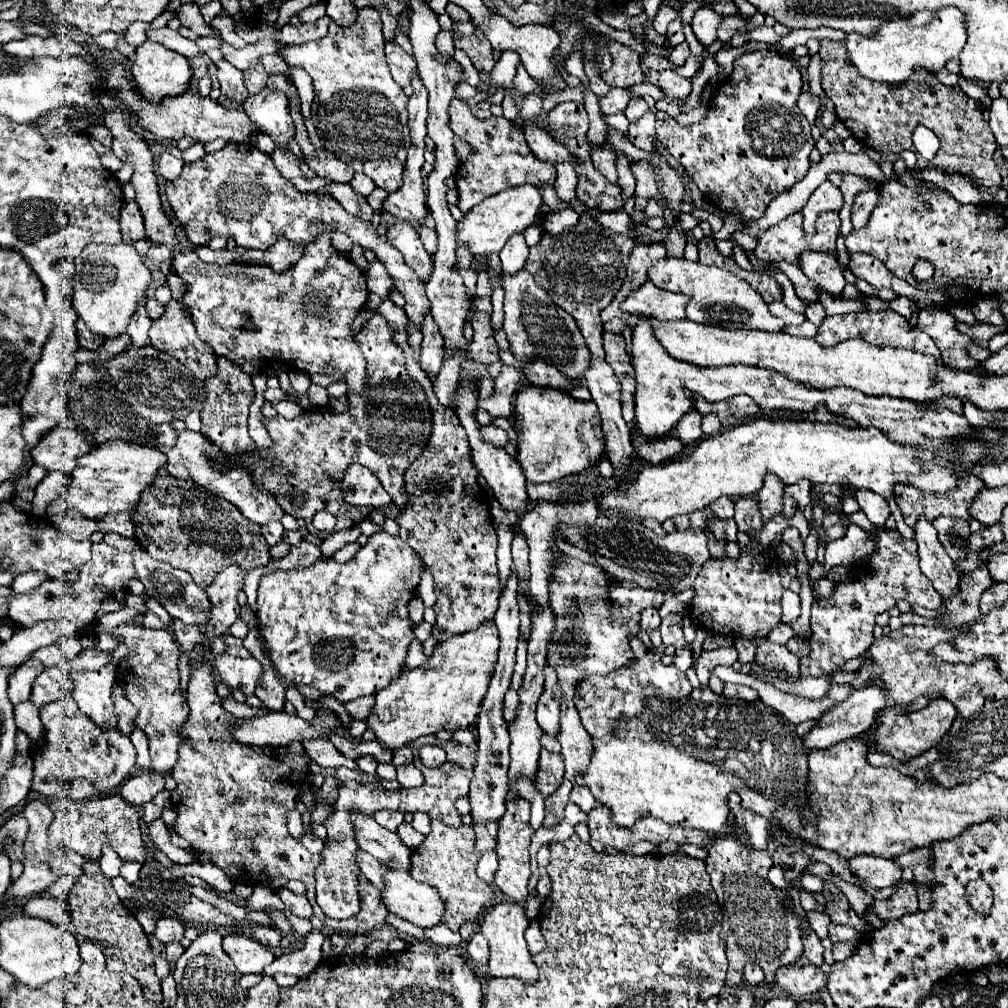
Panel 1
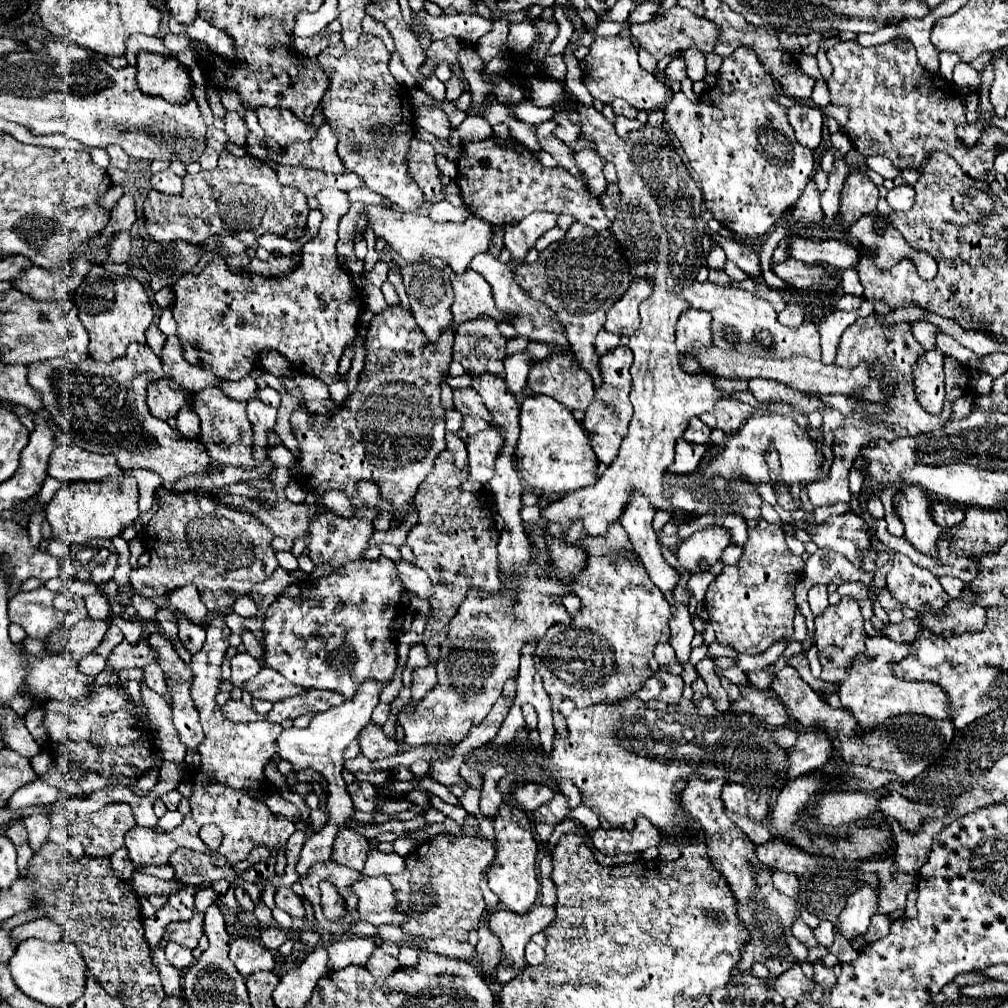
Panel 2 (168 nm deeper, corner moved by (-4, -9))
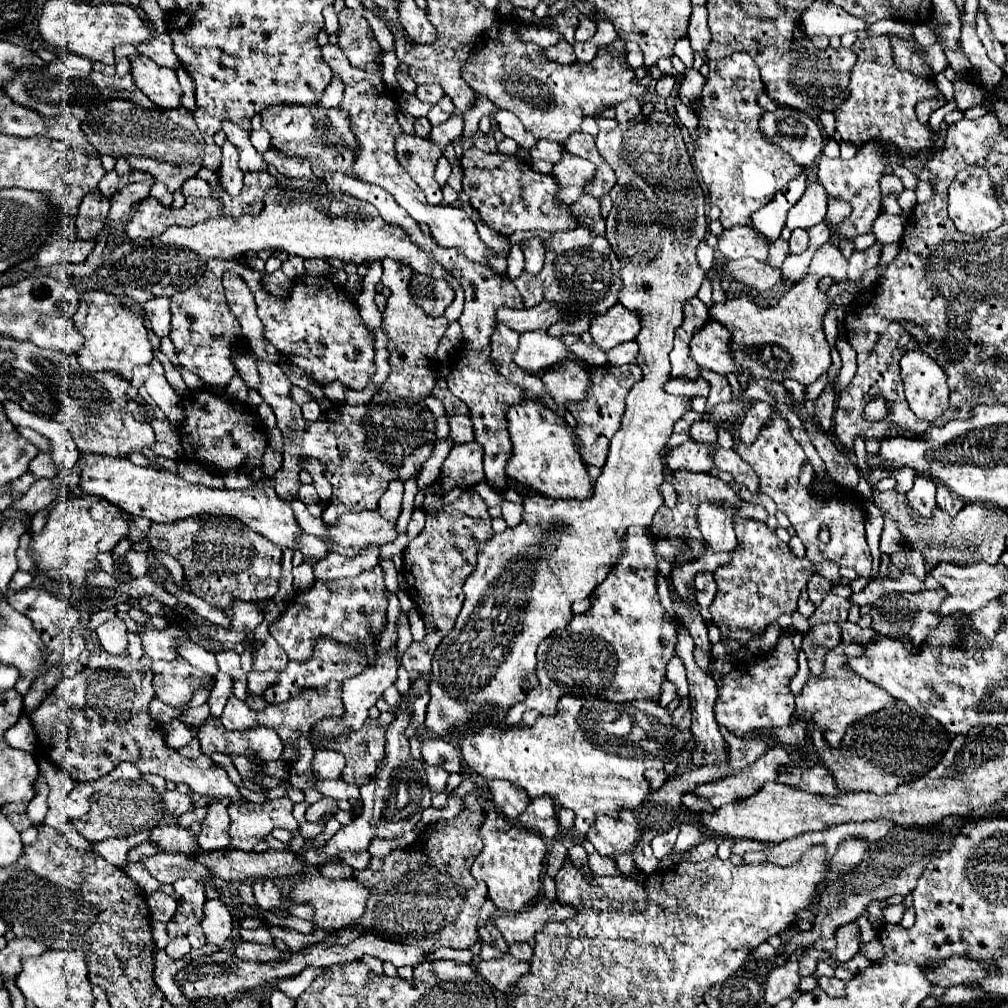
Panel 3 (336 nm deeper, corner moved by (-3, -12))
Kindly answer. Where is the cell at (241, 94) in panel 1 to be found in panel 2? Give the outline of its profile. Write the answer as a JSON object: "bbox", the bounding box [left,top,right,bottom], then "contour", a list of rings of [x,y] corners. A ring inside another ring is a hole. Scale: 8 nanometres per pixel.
{"bbox":[224,111,248,147],"contour":[[[228,111],[224,123],[226,123],[224,133],[228,135],[230,143],[234,143],[234,145],[238,145],[238,147],[246,147],[246,133],[248,133],[248,127],[246,127],[244,119],[242,119],[240,115],[236,115],[236,111]]]}

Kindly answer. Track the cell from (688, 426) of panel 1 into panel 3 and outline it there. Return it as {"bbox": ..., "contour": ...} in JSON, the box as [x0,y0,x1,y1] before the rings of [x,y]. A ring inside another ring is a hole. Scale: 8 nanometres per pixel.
{"bbox":[691,420,717,444],"contour":[[[705,420],[693,422],[693,426],[691,426],[691,440],[705,442],[705,444],[715,444],[717,442],[717,430]]]}

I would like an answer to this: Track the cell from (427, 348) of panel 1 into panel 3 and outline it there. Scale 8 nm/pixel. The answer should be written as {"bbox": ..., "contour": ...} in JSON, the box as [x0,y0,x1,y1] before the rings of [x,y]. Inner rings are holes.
{"bbox":[411,274,455,318],"contour":[[[415,274],[415,290],[411,292],[411,298],[423,312],[431,318],[443,316],[445,308],[453,302],[455,292],[451,286],[441,278],[441,280],[429,280],[423,274]]]}

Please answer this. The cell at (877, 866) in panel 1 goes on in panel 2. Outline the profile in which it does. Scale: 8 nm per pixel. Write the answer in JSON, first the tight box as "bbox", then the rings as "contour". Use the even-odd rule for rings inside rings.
{"bbox":[836,887,878,941],"contour":[[[862,887],[854,895],[846,899],[844,911],[838,915],[836,929],[842,937],[848,941],[864,935],[870,925],[870,917],[876,915],[876,903],[878,903],[878,889]]]}

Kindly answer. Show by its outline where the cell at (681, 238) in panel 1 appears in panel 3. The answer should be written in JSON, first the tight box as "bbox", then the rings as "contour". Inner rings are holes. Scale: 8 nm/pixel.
{"bbox":[417,112,707,738],"contour":[[[653,112],[651,116],[643,116],[639,114],[639,118],[633,118],[631,122],[627,124],[619,124],[613,132],[599,132],[597,134],[597,150],[599,154],[607,160],[607,164],[613,168],[615,176],[617,176],[617,182],[611,190],[611,200],[613,200],[613,208],[607,216],[607,234],[605,238],[611,242],[611,248],[615,250],[619,262],[621,262],[621,280],[623,280],[623,286],[621,286],[621,292],[619,292],[619,302],[629,308],[629,310],[637,310],[639,316],[641,316],[641,332],[639,336],[635,338],[635,342],[639,344],[639,354],[643,356],[643,378],[631,388],[631,392],[627,394],[627,408],[625,408],[625,414],[623,414],[623,422],[621,422],[621,428],[619,432],[611,438],[611,446],[609,446],[609,458],[603,466],[603,472],[601,476],[595,480],[595,494],[591,498],[585,498],[585,500],[553,500],[553,498],[543,498],[543,496],[529,496],[523,500],[523,506],[531,508],[531,522],[523,520],[519,526],[513,526],[513,528],[507,528],[503,534],[493,534],[485,544],[483,544],[483,550],[479,550],[479,560],[477,560],[477,566],[475,566],[475,572],[471,574],[471,578],[467,578],[465,586],[463,586],[463,592],[465,592],[465,602],[463,602],[463,608],[457,616],[457,622],[453,626],[453,630],[443,638],[443,642],[437,646],[435,654],[433,654],[433,674],[431,674],[431,702],[427,706],[427,718],[425,722],[419,726],[417,734],[419,736],[431,736],[431,738],[449,738],[453,736],[455,732],[459,730],[465,730],[467,726],[475,724],[475,718],[479,718],[481,714],[487,714],[491,708],[493,708],[493,718],[497,718],[499,714],[505,714],[505,708],[509,710],[511,704],[515,702],[521,702],[527,698],[527,674],[533,674],[535,672],[535,666],[537,666],[537,646],[543,638],[551,636],[553,632],[557,630],[565,630],[567,624],[571,622],[573,614],[571,614],[571,602],[575,600],[583,600],[583,598],[589,598],[591,592],[607,578],[607,572],[611,570],[611,566],[615,564],[617,556],[623,554],[623,546],[621,546],[621,538],[625,534],[625,530],[629,526],[651,526],[651,520],[655,516],[655,512],[659,510],[659,506],[663,504],[663,496],[661,496],[661,490],[659,486],[665,482],[663,478],[663,470],[665,470],[665,464],[663,464],[663,458],[667,454],[667,442],[671,438],[671,432],[673,432],[673,426],[679,418],[683,418],[683,414],[687,414],[691,410],[691,400],[689,396],[673,396],[673,394],[667,394],[665,392],[665,384],[669,382],[671,378],[671,364],[669,364],[669,352],[673,348],[673,332],[675,328],[681,326],[683,322],[683,306],[689,298],[693,298],[705,278],[705,272],[699,268],[697,264],[697,258],[695,258],[695,248],[697,244],[705,238],[707,234],[707,218],[705,218],[705,196],[703,196],[703,190],[697,182],[697,176],[693,172],[693,166],[691,166],[691,160],[689,160],[689,152],[685,148],[685,142],[683,142],[683,136],[677,128],[677,122],[671,114],[667,112]]]}

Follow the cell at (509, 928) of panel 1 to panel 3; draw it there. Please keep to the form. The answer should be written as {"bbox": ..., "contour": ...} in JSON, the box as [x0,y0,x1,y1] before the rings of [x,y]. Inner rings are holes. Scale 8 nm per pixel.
{"bbox":[495,898,575,944],"contour":[[[541,898],[535,906],[527,908],[519,914],[501,914],[495,920],[495,926],[503,934],[507,944],[531,940],[537,932],[541,932],[549,922],[563,922],[565,918],[571,918],[575,914],[575,908],[561,906],[555,900]]]}

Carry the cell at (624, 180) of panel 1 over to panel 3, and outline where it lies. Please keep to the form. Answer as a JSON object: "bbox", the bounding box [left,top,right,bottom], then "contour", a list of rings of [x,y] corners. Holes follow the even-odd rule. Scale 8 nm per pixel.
{"bbox":[571,194,605,236],"contour":[[[585,194],[583,198],[579,198],[579,202],[571,204],[571,210],[579,218],[579,224],[591,226],[595,236],[605,234],[605,218],[601,214],[601,204],[591,194]]]}

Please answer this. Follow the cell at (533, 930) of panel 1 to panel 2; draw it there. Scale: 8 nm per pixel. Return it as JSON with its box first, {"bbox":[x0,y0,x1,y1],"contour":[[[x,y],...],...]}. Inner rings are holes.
{"bbox":[526,941,544,965],"contour":[[[530,941],[526,945],[526,963],[528,965],[538,965],[544,961],[544,949],[538,947],[534,941]]]}

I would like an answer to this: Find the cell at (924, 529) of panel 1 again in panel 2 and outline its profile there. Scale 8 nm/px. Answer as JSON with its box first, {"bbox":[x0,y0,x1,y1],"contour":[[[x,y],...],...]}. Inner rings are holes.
{"bbox":[896,487,942,557],"contour":[[[902,487],[896,511],[904,523],[904,537],[920,553],[936,557],[936,543],[942,531],[930,515],[930,495],[922,487]]]}

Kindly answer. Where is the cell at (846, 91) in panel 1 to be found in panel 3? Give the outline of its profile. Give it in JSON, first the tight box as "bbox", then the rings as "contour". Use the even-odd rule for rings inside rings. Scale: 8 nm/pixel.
{"bbox":[833,36,943,158],"contour":[[[887,36],[857,40],[851,50],[857,54],[857,62],[849,74],[849,96],[833,112],[837,120],[837,132],[841,134],[843,142],[855,144],[857,148],[865,146],[867,142],[881,142],[895,148],[901,158],[909,158],[921,150],[933,148],[933,130],[921,124],[915,114],[915,104],[919,100],[943,100],[943,94],[935,86],[933,78],[899,70],[895,66]]]}

